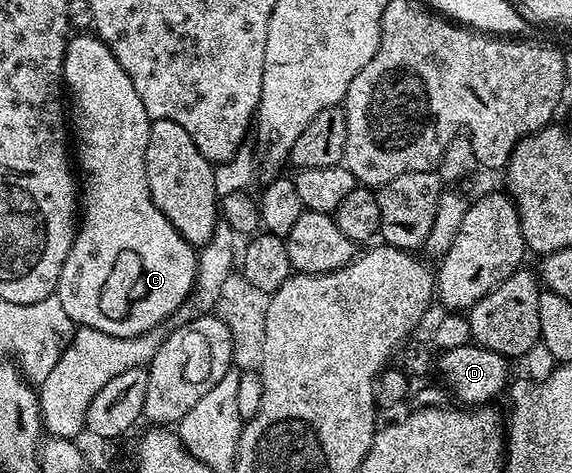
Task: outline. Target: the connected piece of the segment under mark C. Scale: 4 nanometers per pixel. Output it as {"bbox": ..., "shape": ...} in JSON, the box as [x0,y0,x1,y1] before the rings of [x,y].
{"bbox":[57,34,197,336],"shape":[[[81,34],[68,39],[63,61],[63,85],[69,95],[69,126],[73,131],[73,158],[81,179],[81,217],[75,243],[65,256],[57,295],[66,315],[76,327],[97,328],[111,336],[141,336],[146,330],[162,326],[184,302],[195,283],[197,250],[190,246],[165,220],[153,204],[145,176],[145,148],[153,119],[145,112],[133,80],[121,68],[109,47],[96,35]]]}

